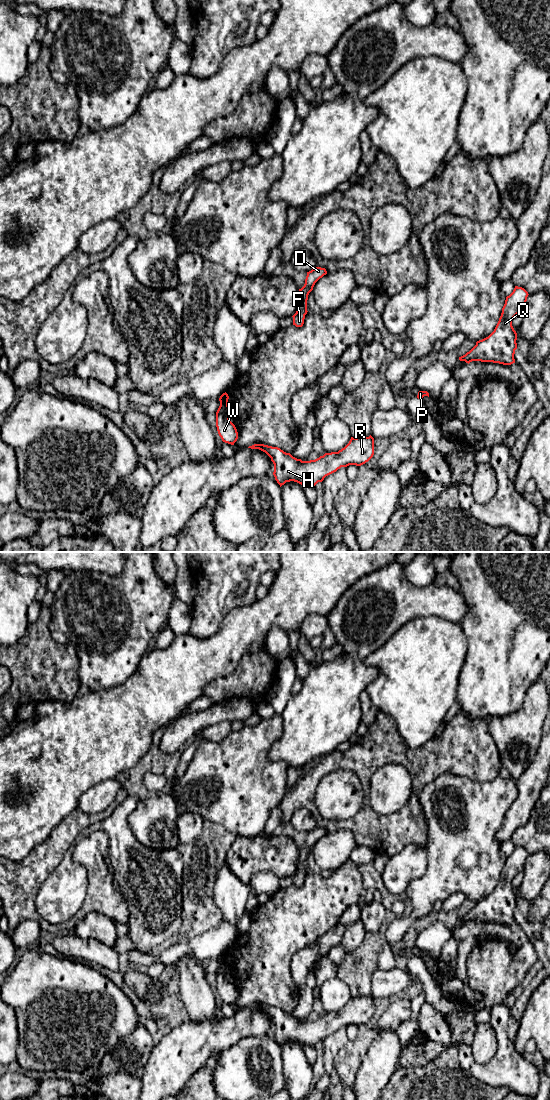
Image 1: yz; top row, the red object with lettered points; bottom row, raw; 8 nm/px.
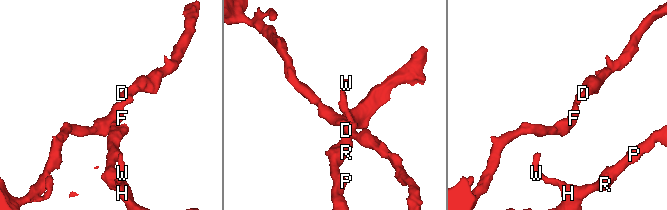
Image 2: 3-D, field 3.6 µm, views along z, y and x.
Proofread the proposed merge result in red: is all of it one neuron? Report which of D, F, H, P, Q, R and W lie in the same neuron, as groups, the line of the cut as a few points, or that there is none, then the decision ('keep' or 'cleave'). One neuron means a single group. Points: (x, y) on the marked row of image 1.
D F H P Q R W | no cut | keep

